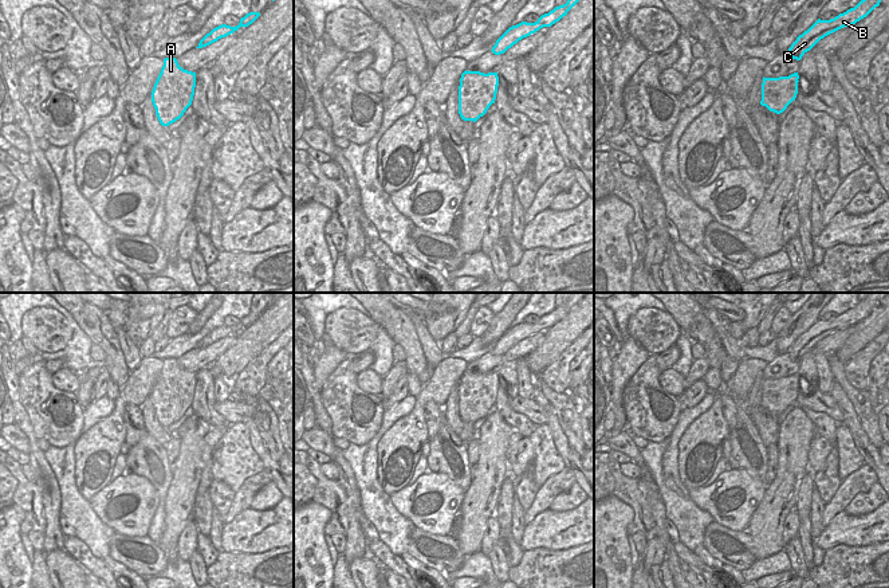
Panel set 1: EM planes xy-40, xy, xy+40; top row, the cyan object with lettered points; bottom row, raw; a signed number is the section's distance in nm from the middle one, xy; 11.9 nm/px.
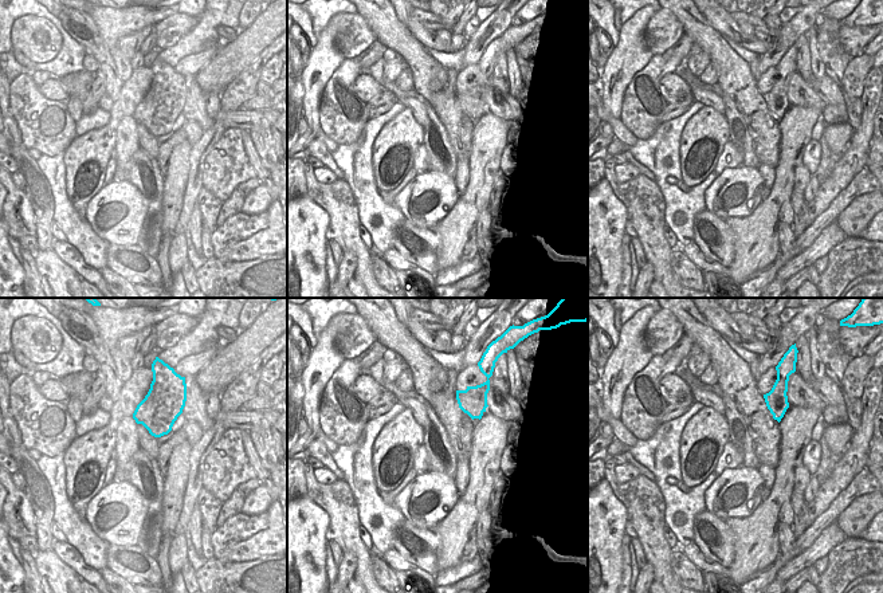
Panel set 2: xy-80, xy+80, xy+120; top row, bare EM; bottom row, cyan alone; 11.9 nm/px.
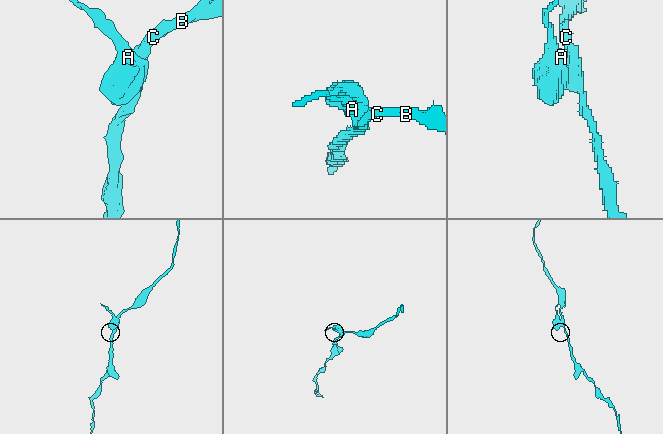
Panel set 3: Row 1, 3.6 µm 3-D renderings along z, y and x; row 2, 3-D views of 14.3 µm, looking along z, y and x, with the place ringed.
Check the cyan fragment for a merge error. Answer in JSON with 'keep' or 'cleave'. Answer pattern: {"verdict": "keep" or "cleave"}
{"verdict": "cleave"}

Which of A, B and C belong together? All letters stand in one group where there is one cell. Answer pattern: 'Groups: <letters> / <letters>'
Groups: A / B C.

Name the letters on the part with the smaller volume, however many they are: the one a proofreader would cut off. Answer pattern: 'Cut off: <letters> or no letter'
Cut off: A

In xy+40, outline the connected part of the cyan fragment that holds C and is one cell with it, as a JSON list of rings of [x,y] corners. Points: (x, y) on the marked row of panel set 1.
[[[861,0],[854,8],[839,13],[834,19],[821,20],[818,19],[807,31],[796,38],[796,40],[788,48],[788,54],[792,59],[801,60],[802,56],[810,51],[821,39],[843,28],[853,26],[861,19],[866,17],[881,0]]]

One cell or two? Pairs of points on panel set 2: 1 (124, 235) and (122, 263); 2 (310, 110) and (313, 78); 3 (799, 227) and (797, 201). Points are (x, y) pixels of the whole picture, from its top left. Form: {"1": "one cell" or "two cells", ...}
{"1": "two cells", "2": "one cell", "3": "one cell"}

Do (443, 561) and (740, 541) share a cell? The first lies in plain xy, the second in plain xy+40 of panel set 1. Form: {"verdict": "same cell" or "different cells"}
{"verdict": "same cell"}

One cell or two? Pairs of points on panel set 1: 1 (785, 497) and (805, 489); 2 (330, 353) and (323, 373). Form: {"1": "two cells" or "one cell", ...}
{"1": "two cells", "2": "one cell"}

